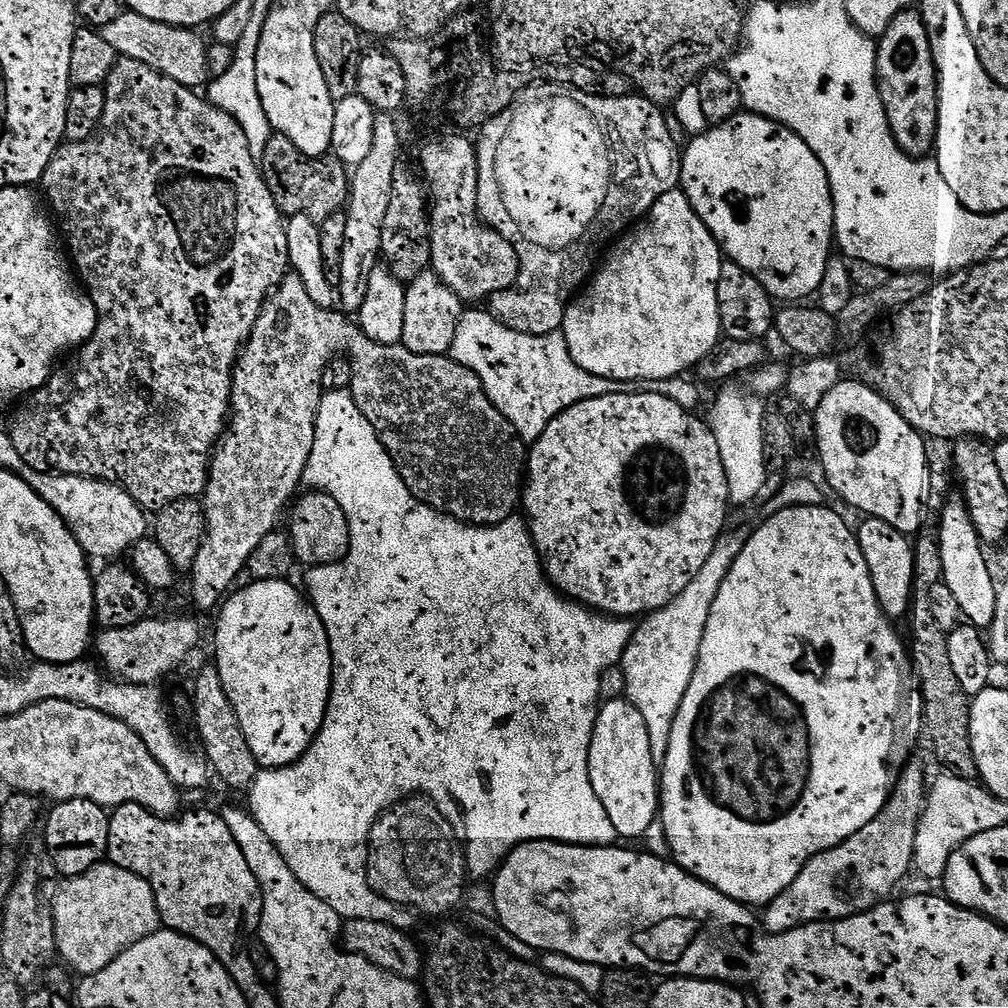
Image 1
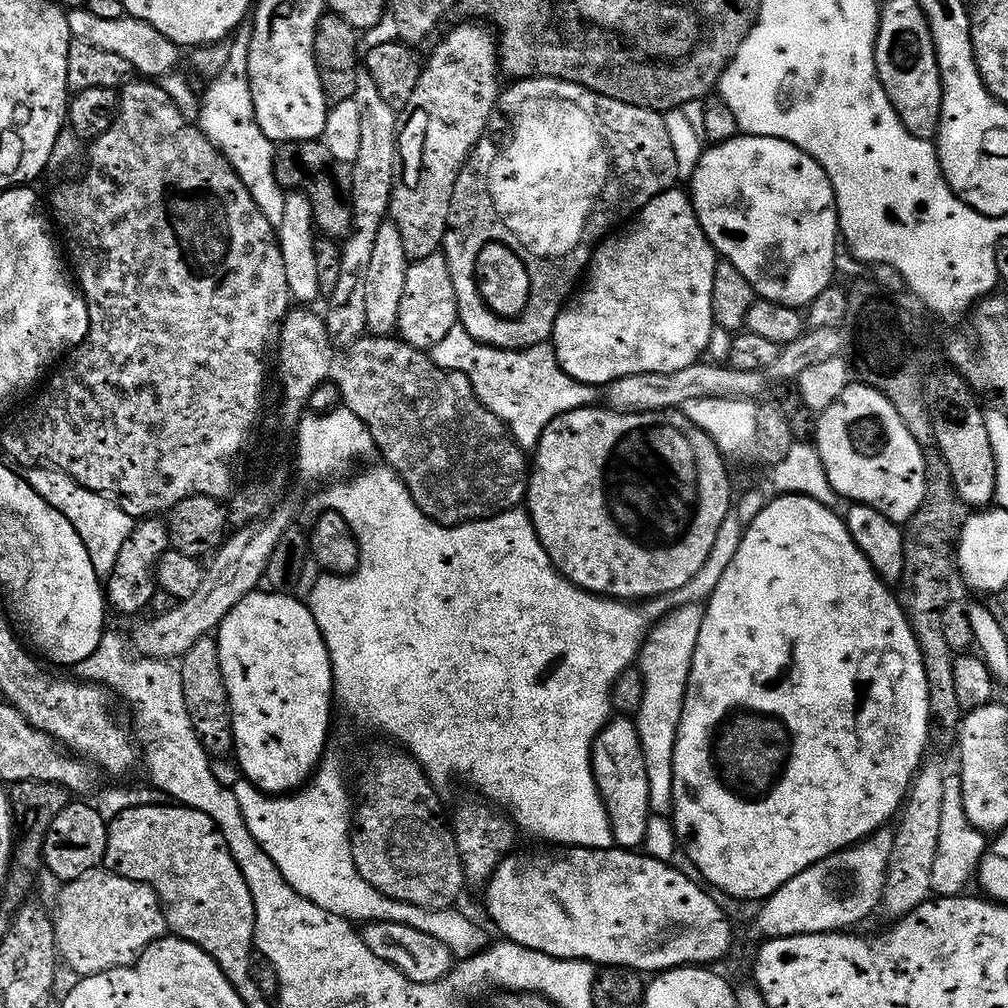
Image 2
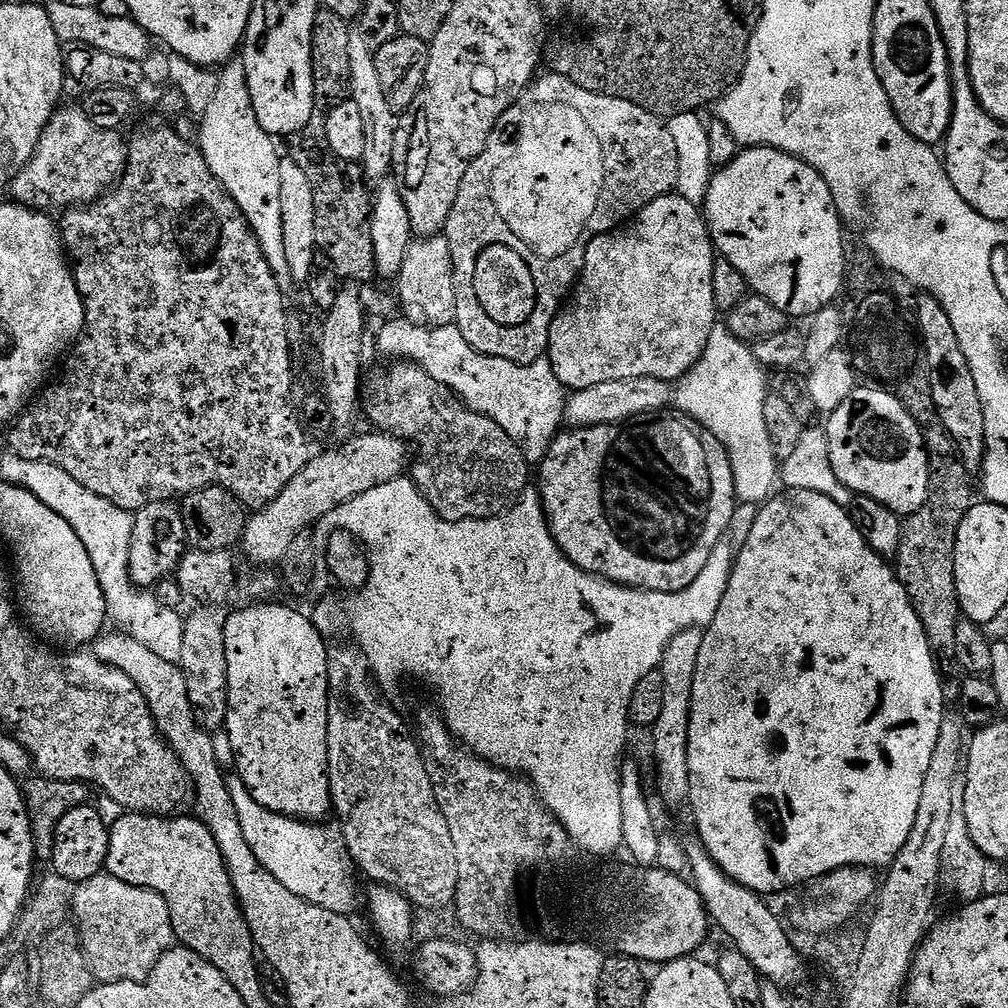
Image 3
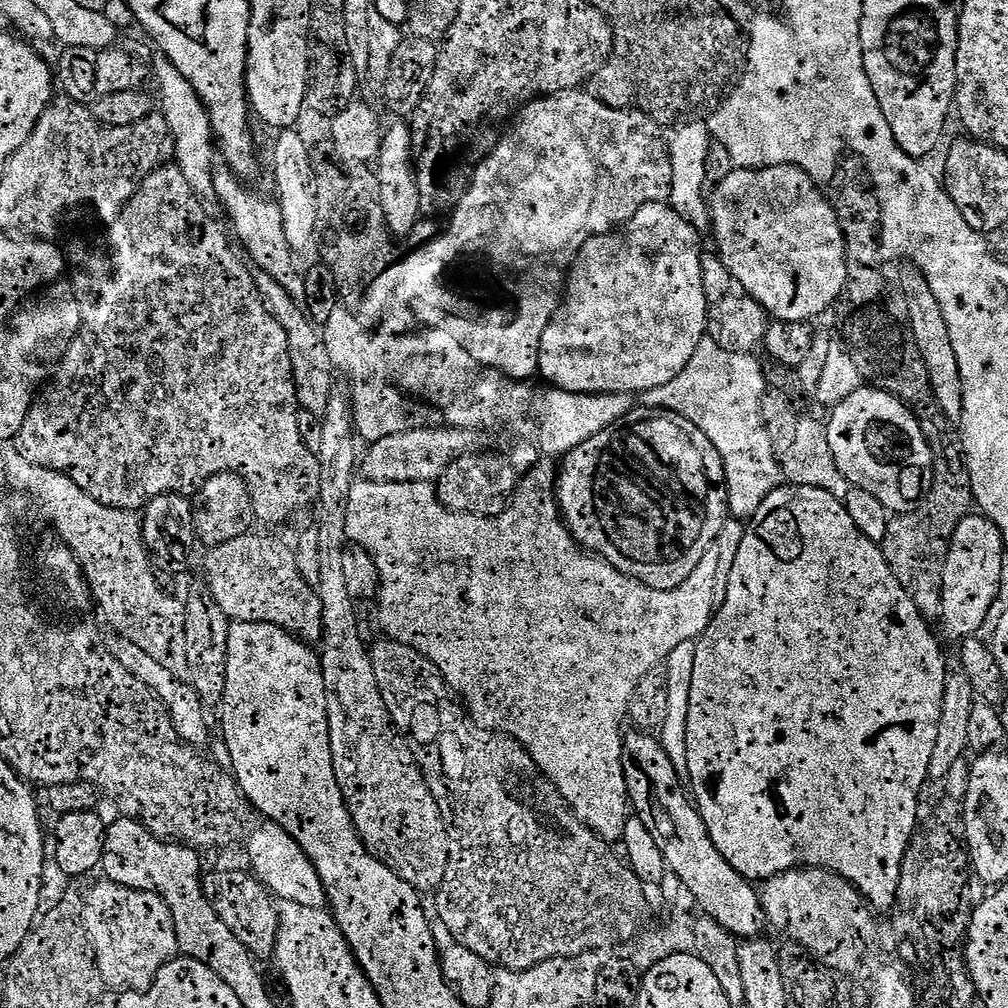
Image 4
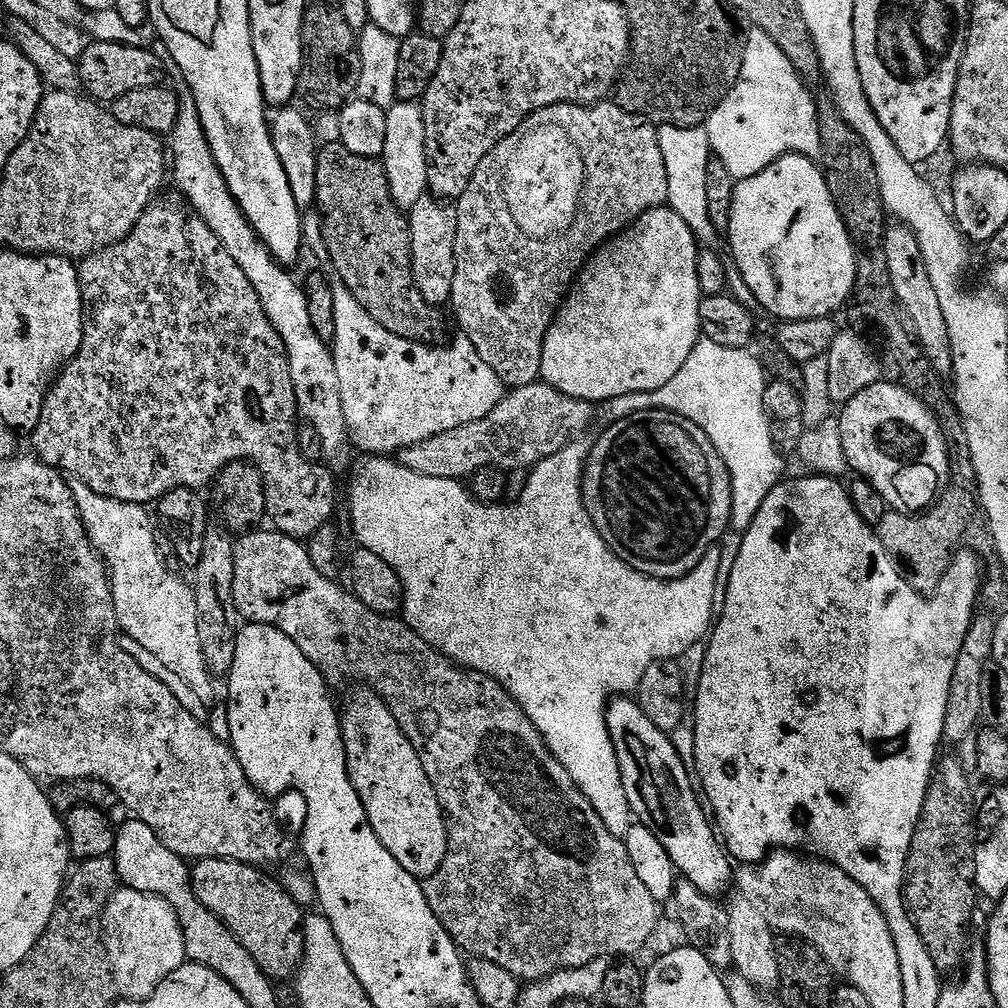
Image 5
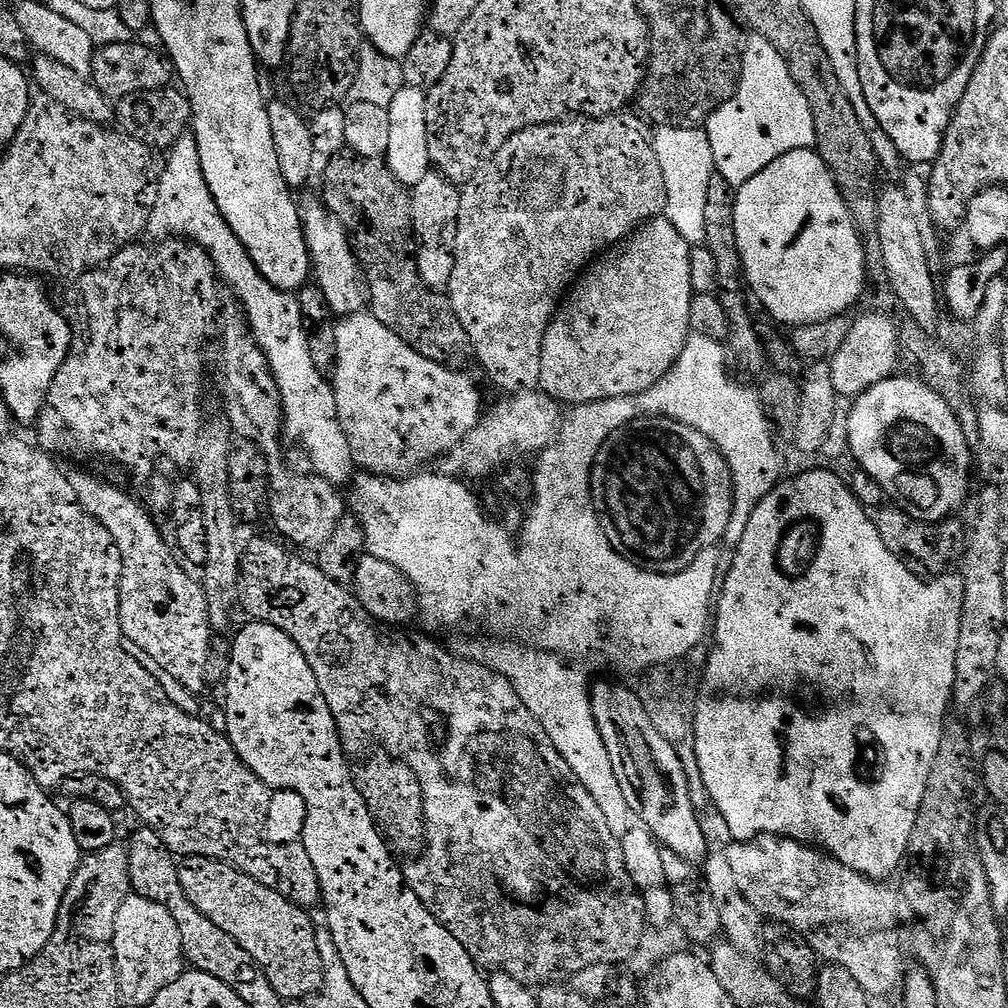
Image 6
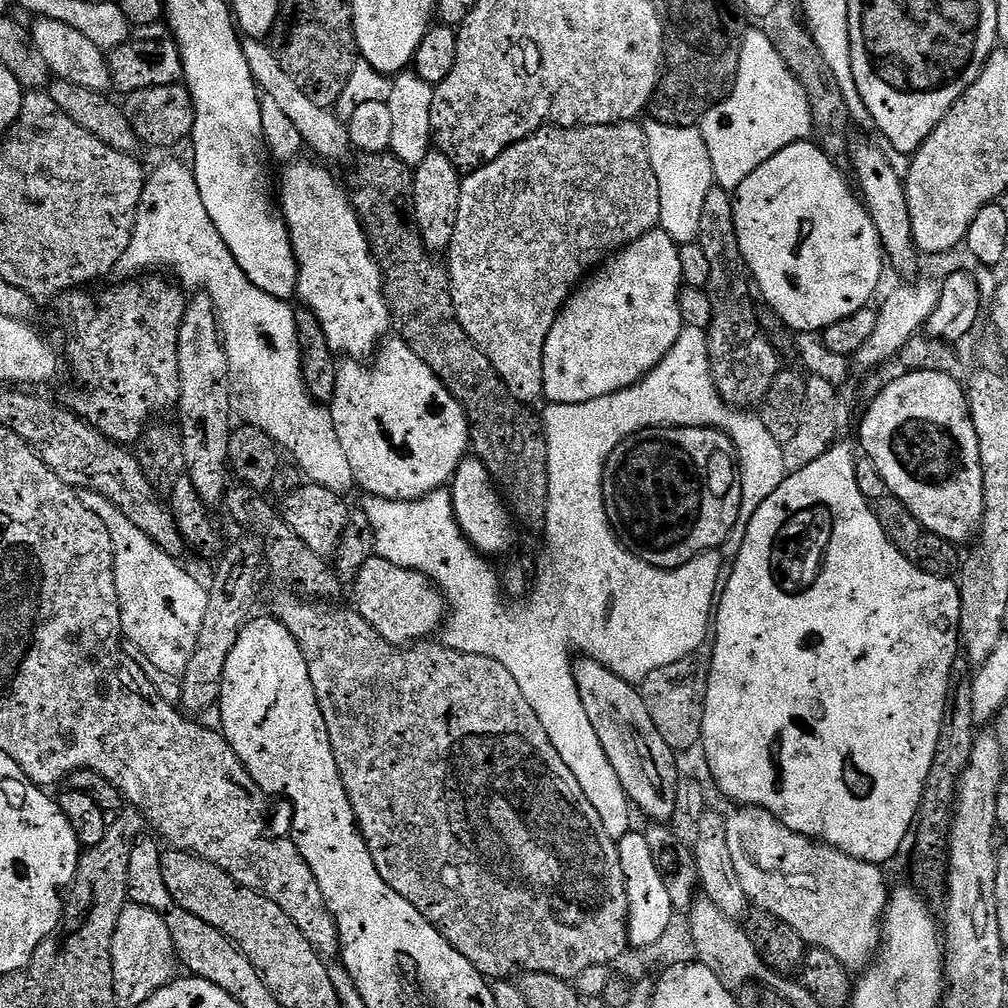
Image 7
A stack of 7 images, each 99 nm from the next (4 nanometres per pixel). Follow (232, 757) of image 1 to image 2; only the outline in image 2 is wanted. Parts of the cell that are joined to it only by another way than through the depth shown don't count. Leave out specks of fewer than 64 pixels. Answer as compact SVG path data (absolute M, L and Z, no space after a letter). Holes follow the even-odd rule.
M204 636L179 661L182 674L182 694L186 698L186 710L190 714L192 729L198 734L209 757L224 756L233 751L232 711L228 709L228 695L220 669L218 646L212 636Z

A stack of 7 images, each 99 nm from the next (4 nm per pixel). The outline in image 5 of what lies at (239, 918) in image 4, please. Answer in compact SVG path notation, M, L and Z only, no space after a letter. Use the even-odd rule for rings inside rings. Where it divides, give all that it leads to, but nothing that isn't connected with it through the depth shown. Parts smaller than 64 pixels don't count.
M210 858L197 861L191 874L195 897L227 927L236 924L238 930L238 918L242 916L282 916L282 920L303 920L301 905L290 898L283 883L266 875L268 873L259 867L222 858Z

